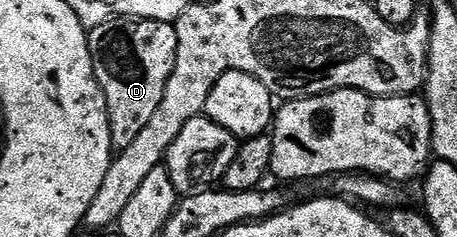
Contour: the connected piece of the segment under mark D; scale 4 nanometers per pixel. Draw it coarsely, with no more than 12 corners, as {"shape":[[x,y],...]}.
{"shape":[[168,21],[89,30],[110,144],[148,127],[176,67]]}

